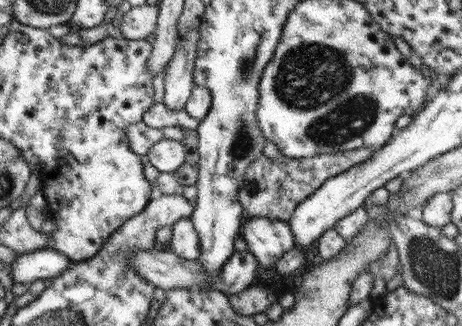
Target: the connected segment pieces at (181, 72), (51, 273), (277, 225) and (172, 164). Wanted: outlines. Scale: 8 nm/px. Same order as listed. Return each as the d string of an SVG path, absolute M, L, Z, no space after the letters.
M190 28L185 34L179 34L178 40L185 40L183 47L174 51L172 58L169 60L167 66L165 66L163 72L163 86L164 93L162 96L162 103L171 110L179 110L184 108L184 104L190 95L191 89L194 86L193 79L193 60L195 60L196 42L199 40L199 33L196 28Z
M45 248L17 254L12 265L12 282L33 282L58 277L68 268L68 258L56 250Z
M251 217L243 224L239 236L245 241L246 250L256 258L258 266L263 268L269 268L284 252L294 247L294 238L286 221Z
M163 138L149 147L145 159L159 173L173 173L183 164L183 153L184 148L181 141Z

